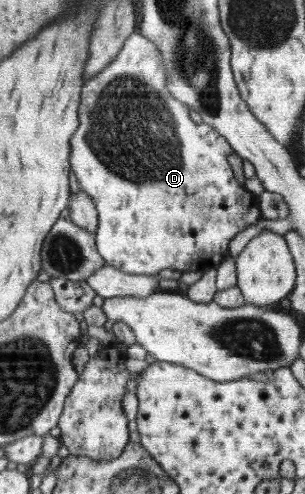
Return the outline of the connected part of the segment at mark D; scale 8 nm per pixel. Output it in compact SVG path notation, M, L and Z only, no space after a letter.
M139 31L134 32L128 38L123 50L118 57L106 69L92 77L84 84L83 98L80 104L80 127L72 137L71 164L73 173L77 177L78 184L83 191L88 192L95 200L99 211L99 228L96 233L97 247L100 254L109 265L134 275L156 276L164 269L177 270L179 272L201 272L202 275L216 270L222 262L229 257L229 245L232 239L247 227L255 224L261 218L258 196L247 191L239 180L236 179L235 169L228 161L228 155L235 153L235 149L229 141L210 124L204 122L194 123L190 119L190 106L176 99L167 86L169 84L169 73L163 62L163 55L156 43L144 38Z

